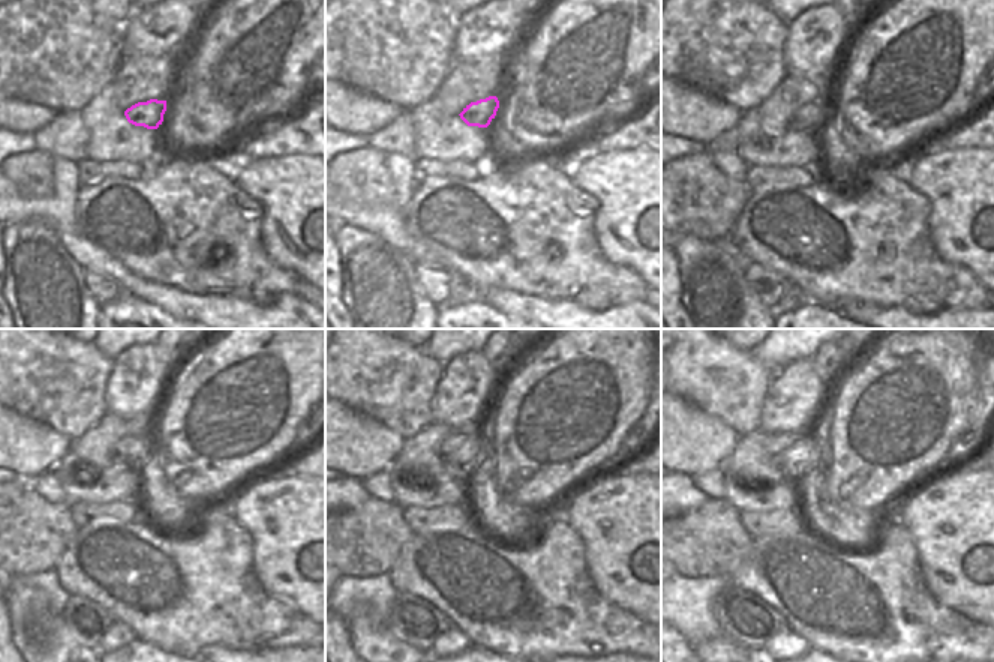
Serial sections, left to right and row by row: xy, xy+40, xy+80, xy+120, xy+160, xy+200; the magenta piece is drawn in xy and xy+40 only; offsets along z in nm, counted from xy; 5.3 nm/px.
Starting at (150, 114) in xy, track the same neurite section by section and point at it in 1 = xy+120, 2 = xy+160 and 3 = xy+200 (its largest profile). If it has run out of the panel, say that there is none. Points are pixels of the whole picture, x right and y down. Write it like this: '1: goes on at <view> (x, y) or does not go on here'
1: goes on at xy+120 (131, 451)
2: goes on at xy+160 (459, 442)
3: goes on at xy+200 (777, 446)

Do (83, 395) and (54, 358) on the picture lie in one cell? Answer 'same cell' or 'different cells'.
same cell

